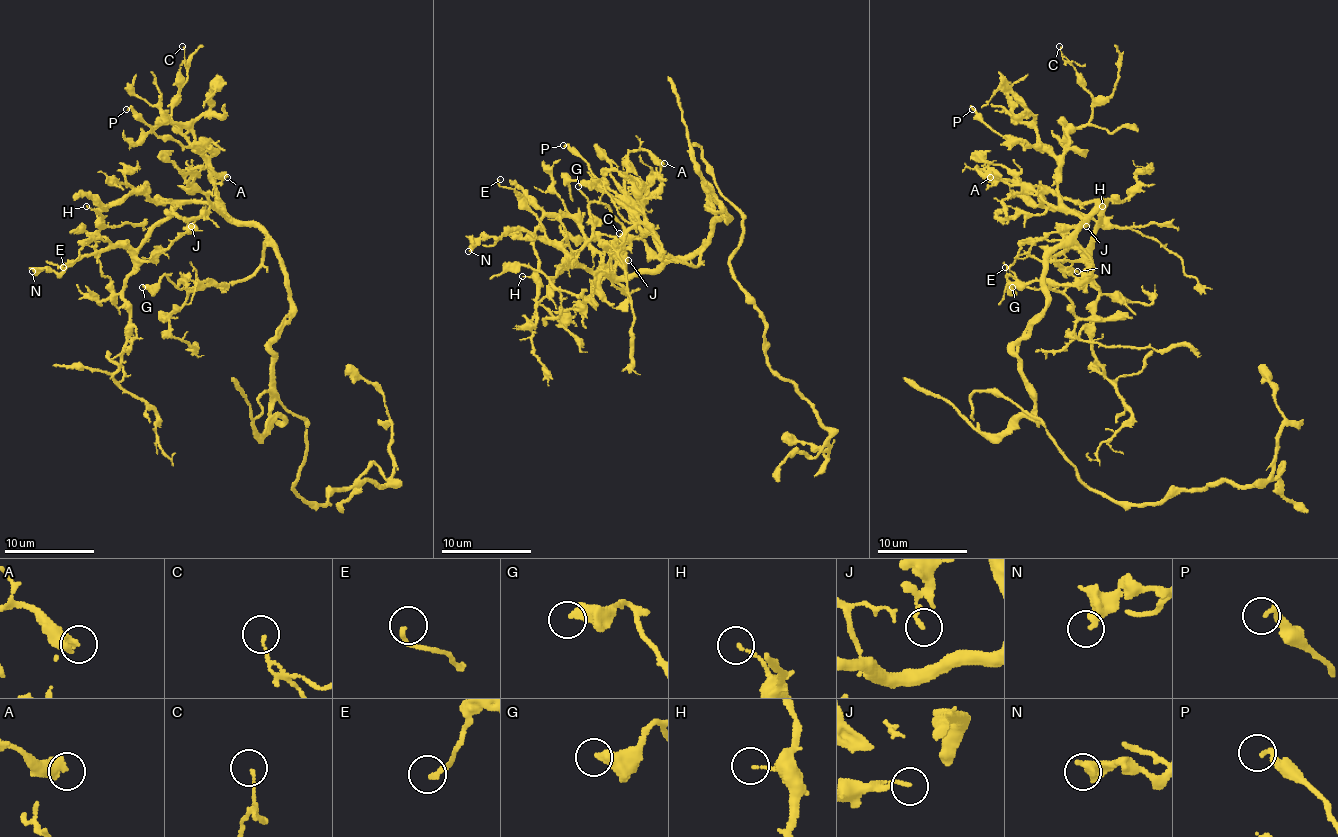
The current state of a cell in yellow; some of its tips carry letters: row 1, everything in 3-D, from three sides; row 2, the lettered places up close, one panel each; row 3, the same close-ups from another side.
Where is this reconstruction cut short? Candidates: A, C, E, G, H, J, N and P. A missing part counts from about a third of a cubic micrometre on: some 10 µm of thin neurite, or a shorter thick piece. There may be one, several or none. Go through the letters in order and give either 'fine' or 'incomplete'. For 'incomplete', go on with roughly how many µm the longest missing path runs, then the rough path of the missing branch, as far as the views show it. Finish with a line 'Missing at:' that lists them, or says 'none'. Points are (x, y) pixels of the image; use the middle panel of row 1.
A: fine
C: fine
E: fine
G: fine
H: fine
J: fine
N: fine
P: fine
Missing at: none

